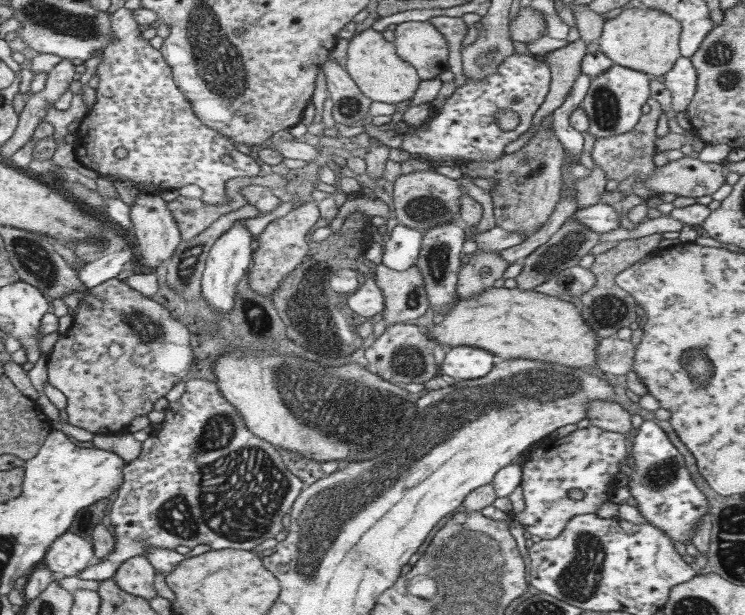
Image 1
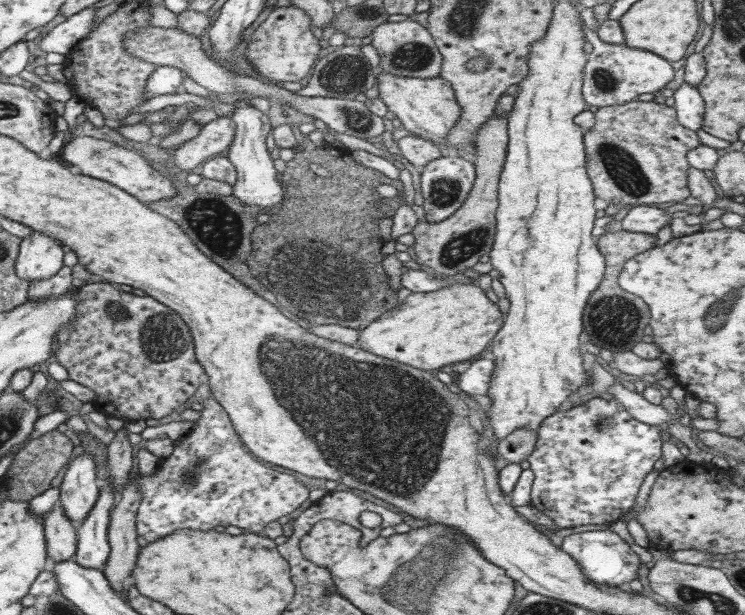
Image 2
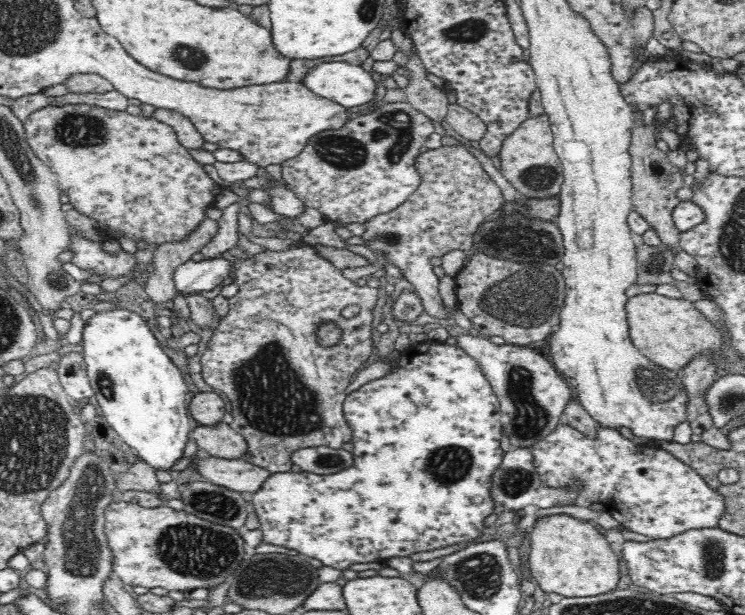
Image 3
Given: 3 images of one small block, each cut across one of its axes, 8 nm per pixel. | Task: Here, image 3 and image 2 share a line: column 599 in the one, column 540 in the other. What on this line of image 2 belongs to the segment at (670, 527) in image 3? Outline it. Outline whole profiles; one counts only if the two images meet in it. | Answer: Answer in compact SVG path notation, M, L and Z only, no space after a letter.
M590 396L568 410L556 411L537 430L537 442L527 460L534 472L531 506L542 511L558 528L582 524L610 524L634 507L645 476L662 456L663 436L658 425L634 419L616 399Z

